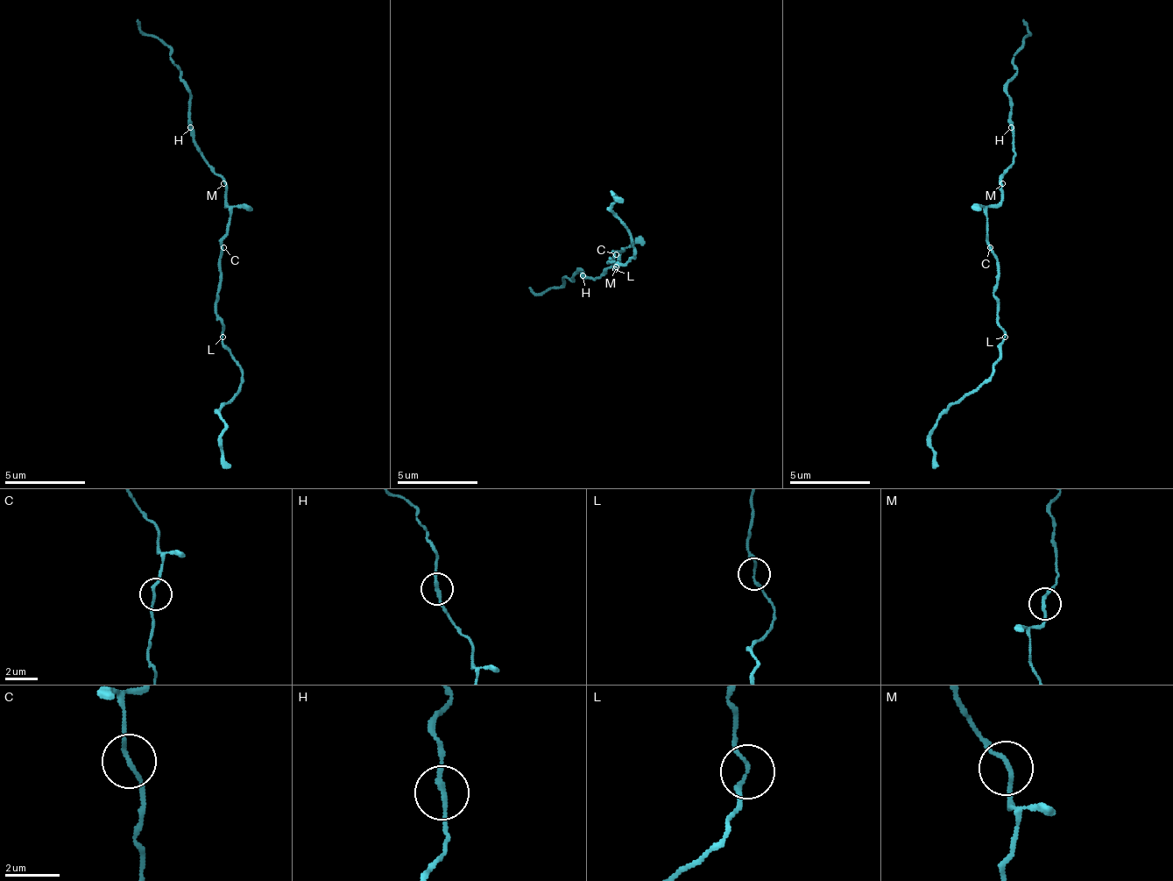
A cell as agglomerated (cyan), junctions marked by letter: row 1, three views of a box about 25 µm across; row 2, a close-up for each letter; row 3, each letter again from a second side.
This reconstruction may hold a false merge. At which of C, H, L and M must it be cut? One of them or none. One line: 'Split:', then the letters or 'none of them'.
Split: none of them

